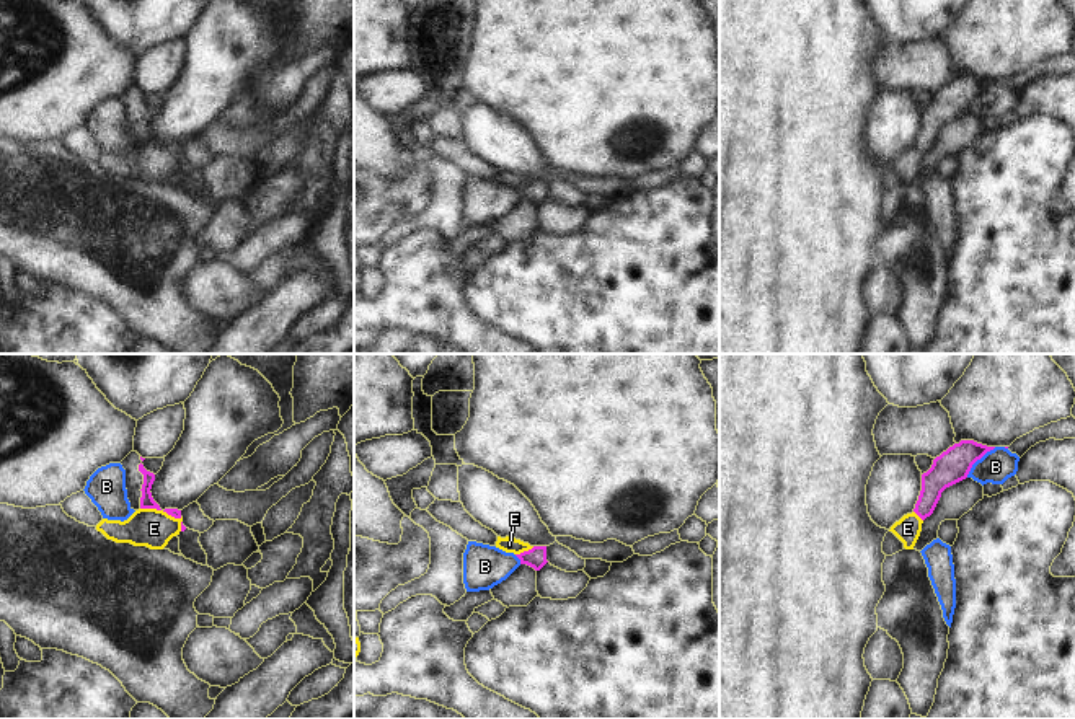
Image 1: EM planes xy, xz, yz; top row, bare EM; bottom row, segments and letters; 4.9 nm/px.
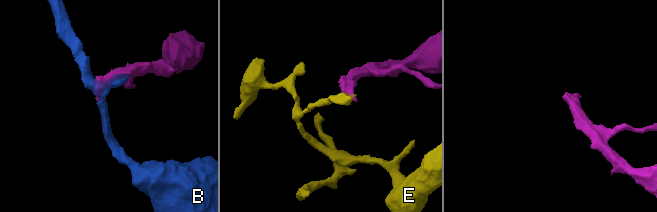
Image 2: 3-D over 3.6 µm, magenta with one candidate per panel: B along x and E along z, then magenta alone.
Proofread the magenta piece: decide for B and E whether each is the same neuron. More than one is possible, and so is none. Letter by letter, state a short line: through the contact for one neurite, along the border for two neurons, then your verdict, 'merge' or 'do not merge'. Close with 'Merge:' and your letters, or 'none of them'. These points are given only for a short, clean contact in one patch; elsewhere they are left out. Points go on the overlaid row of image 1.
B: do not merge
E: line xy (141, 507), (155, 507), (178, 517), (181, 530); do not merge
Merge: none of them

